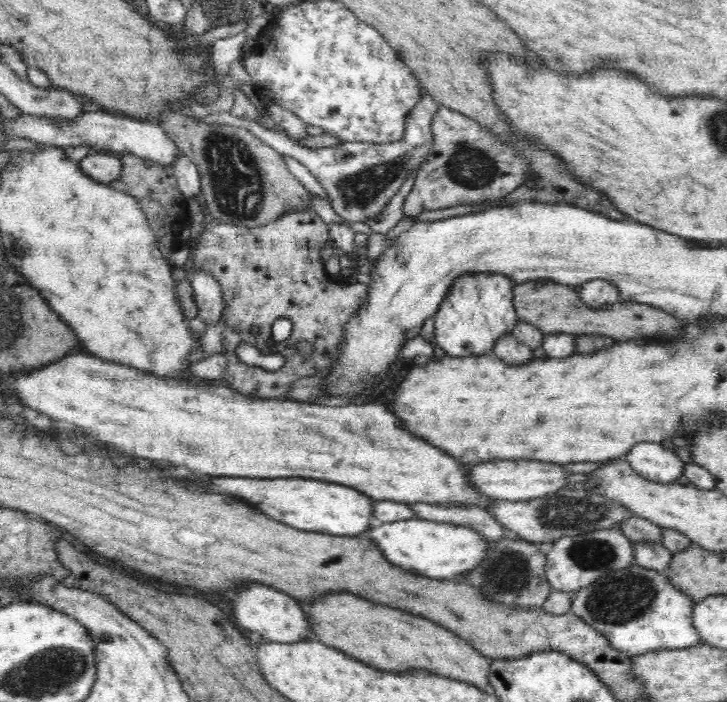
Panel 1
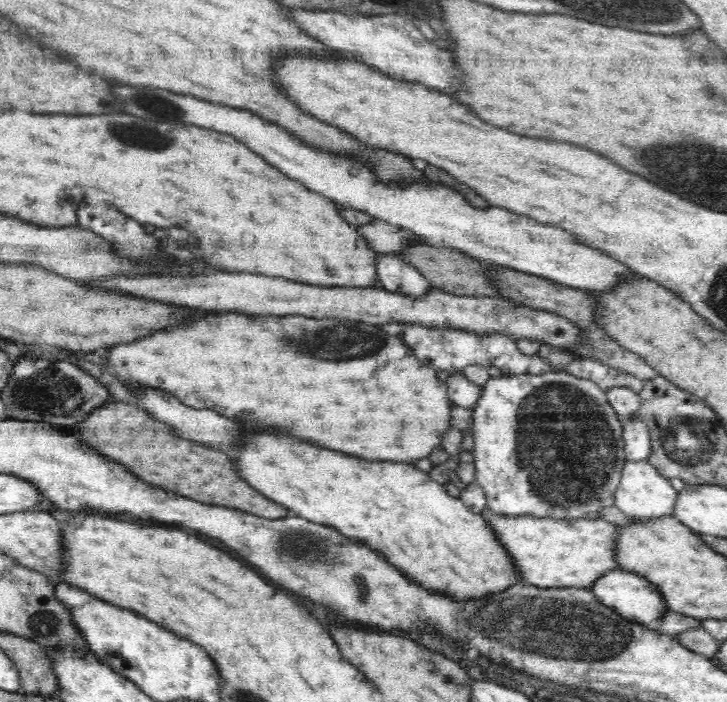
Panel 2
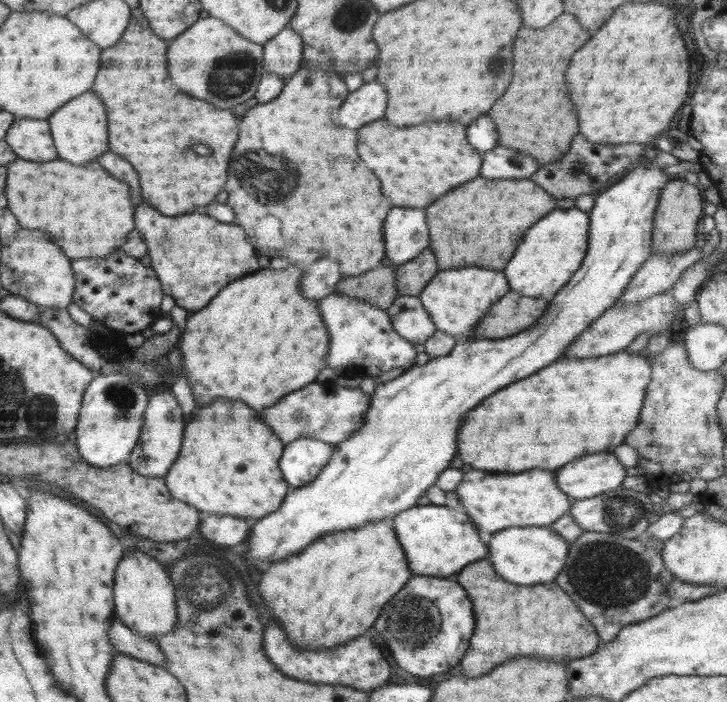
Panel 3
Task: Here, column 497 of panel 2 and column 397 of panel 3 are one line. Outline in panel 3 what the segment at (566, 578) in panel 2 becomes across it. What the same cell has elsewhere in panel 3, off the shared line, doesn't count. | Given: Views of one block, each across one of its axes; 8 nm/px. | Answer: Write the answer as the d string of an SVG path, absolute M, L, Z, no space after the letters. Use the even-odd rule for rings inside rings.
M416 504L399 512L393 521L396 537L408 556L410 570L424 576L450 576L460 572L467 564L476 562L488 554L486 544L480 540L478 528L472 524L466 512L450 509L446 505Z

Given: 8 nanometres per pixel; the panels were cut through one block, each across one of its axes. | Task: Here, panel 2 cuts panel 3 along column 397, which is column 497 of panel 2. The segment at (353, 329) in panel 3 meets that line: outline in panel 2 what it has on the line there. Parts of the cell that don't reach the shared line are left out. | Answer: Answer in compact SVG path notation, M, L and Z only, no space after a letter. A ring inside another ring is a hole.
M387 322L381 327L388 334L398 337L418 360L436 372L441 370L454 375L463 372L464 368L470 364L479 364L486 369L496 366L502 371L502 375L540 375L546 372L557 372L554 366L546 363L538 354L523 354L516 347L516 341L508 335L500 333L480 335L450 327L426 327L422 324L403 322Z

